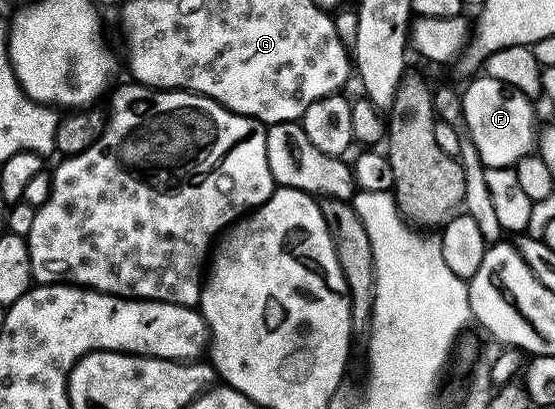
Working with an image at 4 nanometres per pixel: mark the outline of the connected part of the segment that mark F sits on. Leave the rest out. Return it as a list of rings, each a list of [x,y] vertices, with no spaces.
[[[478,75],[466,90],[461,90],[462,119],[468,140],[474,144],[486,169],[508,169],[535,152],[539,126],[534,126],[534,105],[531,98],[504,82],[487,75]]]

